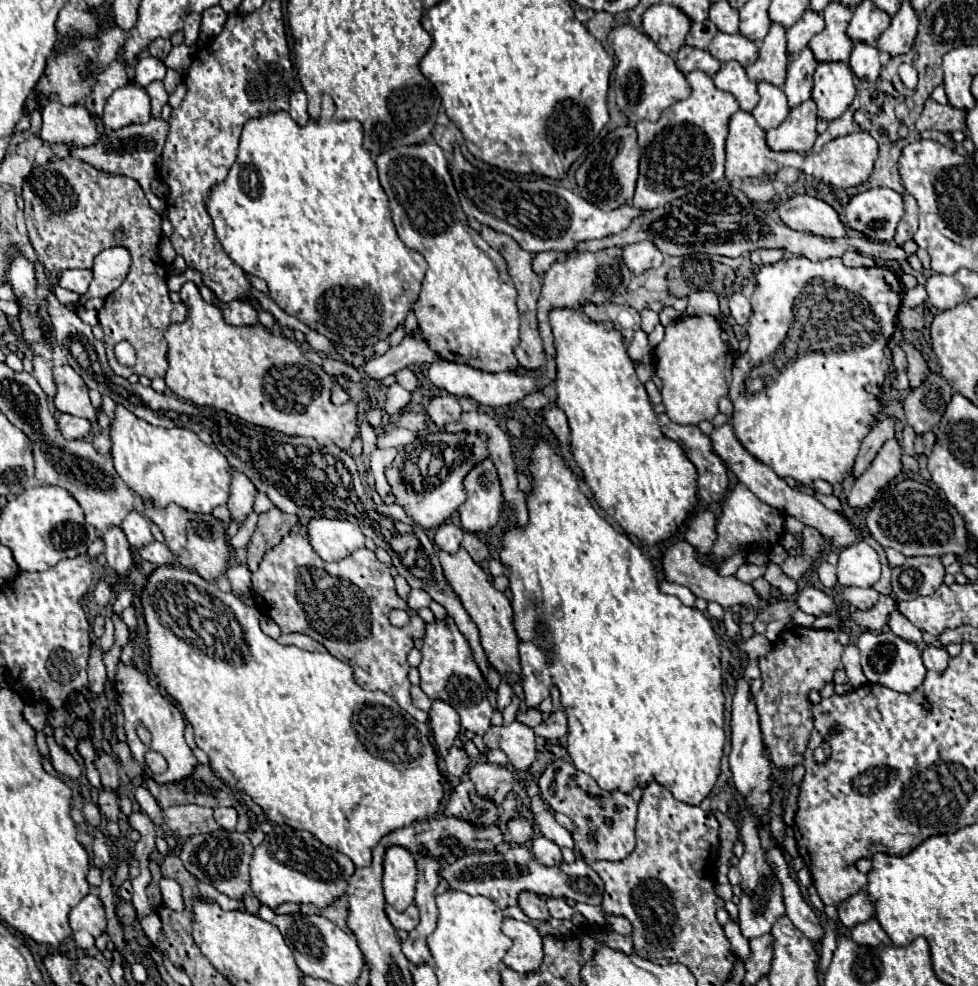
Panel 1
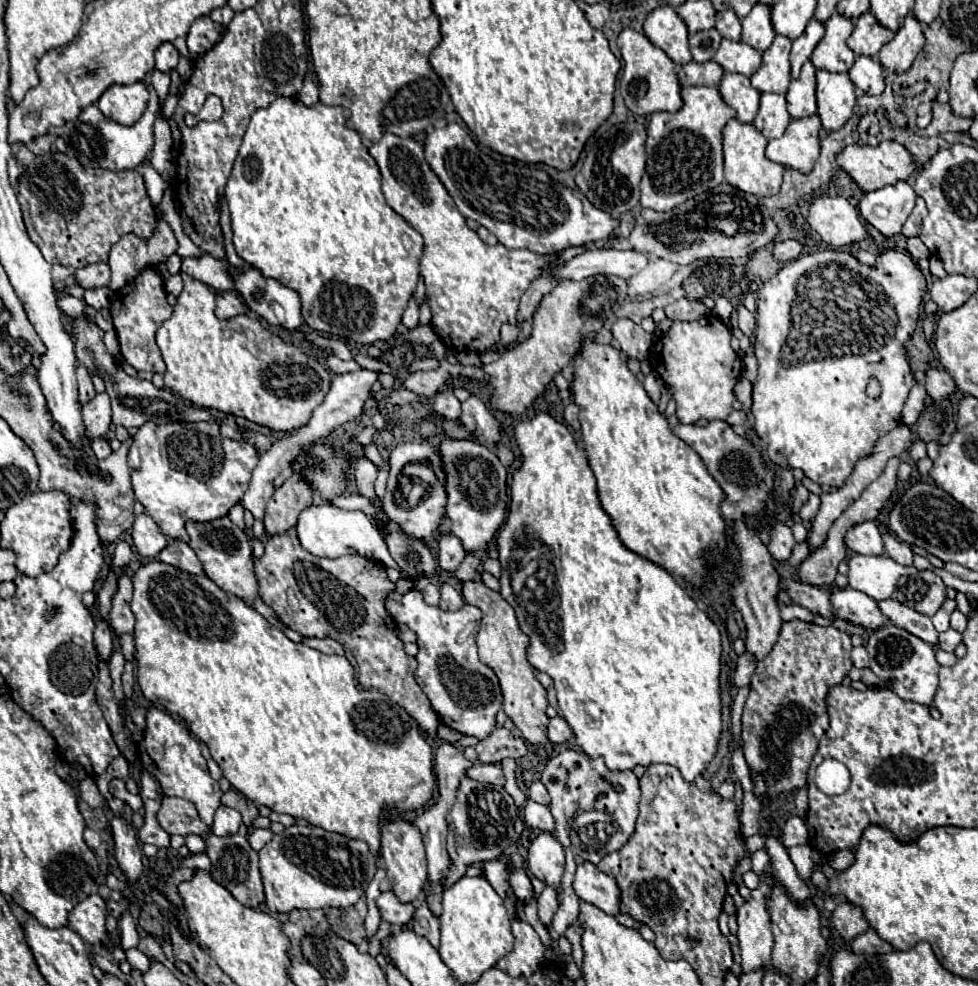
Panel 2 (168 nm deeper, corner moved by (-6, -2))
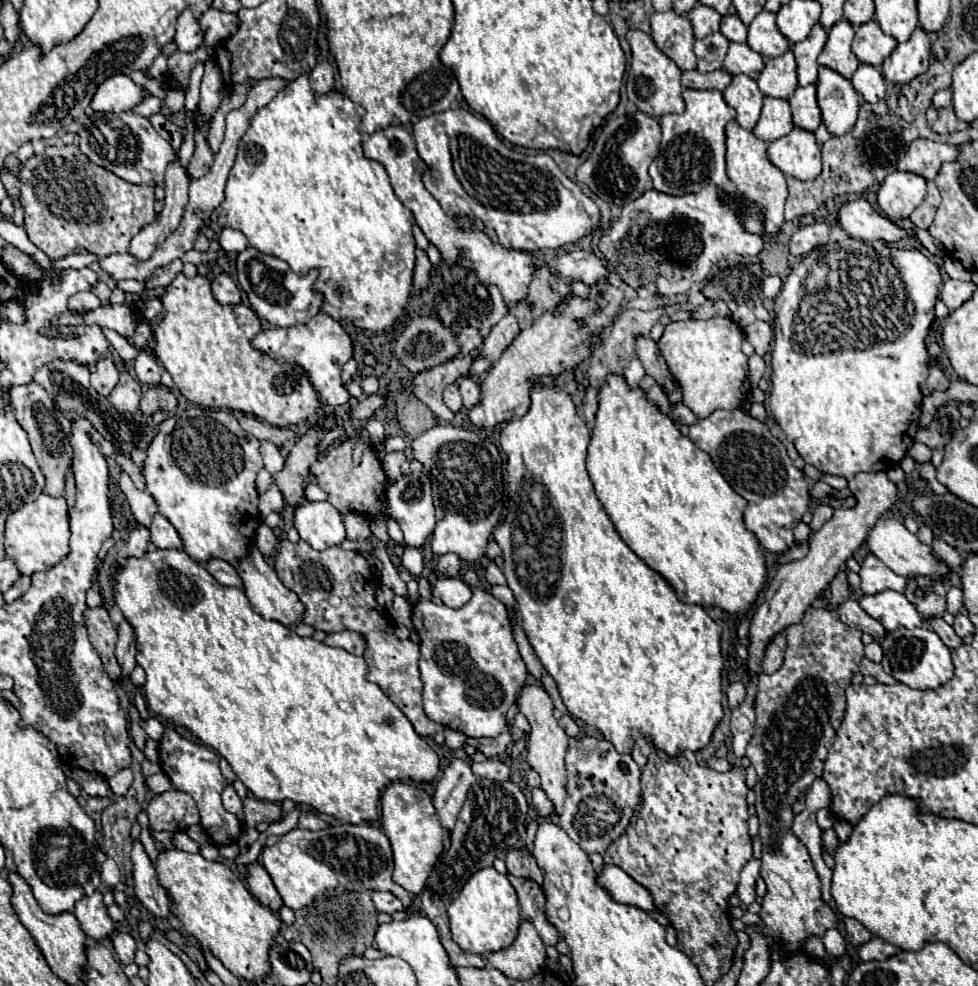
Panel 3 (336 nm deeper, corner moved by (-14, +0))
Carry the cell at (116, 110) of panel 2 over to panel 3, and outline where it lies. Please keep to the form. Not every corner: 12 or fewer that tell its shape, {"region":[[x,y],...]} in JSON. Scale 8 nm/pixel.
{"region":[[112,75],[98,85],[90,107],[100,113],[130,111],[144,89]]}

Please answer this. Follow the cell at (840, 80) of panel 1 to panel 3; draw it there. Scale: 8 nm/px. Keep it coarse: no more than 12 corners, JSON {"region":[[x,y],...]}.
{"region":[[820,67],[816,97],[828,133],[854,127],[860,95]]}

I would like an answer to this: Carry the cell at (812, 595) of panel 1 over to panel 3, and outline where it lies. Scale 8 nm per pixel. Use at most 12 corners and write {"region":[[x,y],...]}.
{"region":[[882,591],[858,603],[886,631],[922,625],[904,593]]}

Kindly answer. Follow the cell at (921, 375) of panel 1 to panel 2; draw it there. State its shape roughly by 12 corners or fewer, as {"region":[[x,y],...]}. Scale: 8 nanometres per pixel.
{"region":[[944,369],[926,371],[926,391],[934,401],[946,399],[956,385]]}

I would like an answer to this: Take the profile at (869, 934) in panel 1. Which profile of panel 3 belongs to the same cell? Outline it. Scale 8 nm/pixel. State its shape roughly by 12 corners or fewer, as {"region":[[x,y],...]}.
{"region":[[872,937],[858,951],[862,961],[882,961],[898,947]]}

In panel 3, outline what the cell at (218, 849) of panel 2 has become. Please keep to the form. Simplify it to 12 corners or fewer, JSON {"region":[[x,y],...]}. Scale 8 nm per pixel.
{"region":[[252,863],[246,877],[248,891],[270,911],[284,903],[270,875]]}

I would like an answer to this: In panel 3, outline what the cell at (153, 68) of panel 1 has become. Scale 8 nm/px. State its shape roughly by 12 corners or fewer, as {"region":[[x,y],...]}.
{"region":[[186,9],[178,17],[176,45],[192,53],[202,43],[198,17]]}

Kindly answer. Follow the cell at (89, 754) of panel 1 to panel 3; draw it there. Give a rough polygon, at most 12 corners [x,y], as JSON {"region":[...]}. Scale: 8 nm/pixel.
{"region":[[122,769],[108,783],[116,795],[132,785],[132,771]]}

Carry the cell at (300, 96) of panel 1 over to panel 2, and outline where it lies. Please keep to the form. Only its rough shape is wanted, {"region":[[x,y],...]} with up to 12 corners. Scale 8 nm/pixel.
{"region":[[304,81],[298,97],[306,107],[318,103],[318,87]]}

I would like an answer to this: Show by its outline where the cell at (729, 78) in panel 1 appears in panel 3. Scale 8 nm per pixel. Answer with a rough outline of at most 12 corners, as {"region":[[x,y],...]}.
{"region":[[734,75],[724,101],[740,127],[752,131],[762,109],[754,79]]}

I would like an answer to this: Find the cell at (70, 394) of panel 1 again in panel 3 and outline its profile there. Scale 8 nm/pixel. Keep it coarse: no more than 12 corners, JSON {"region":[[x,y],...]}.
{"region":[[114,357],[96,363],[90,377],[100,395],[110,395],[120,377]]}

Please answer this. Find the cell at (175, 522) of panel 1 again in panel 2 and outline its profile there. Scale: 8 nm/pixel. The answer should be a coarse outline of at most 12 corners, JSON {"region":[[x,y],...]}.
{"region":[[228,517],[186,521],[204,573],[246,603],[258,595],[248,535]]}

